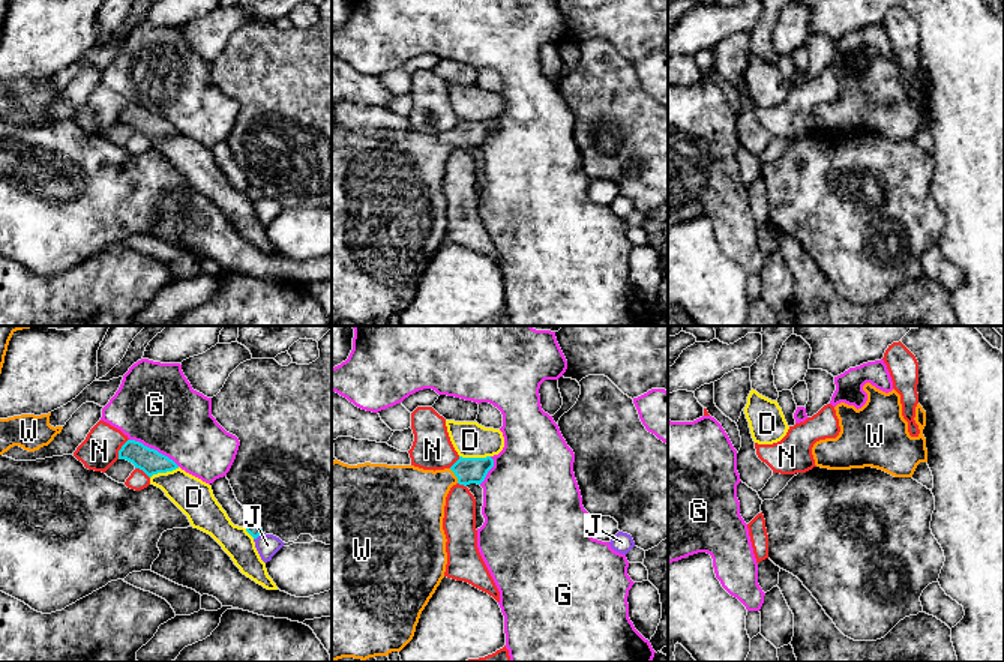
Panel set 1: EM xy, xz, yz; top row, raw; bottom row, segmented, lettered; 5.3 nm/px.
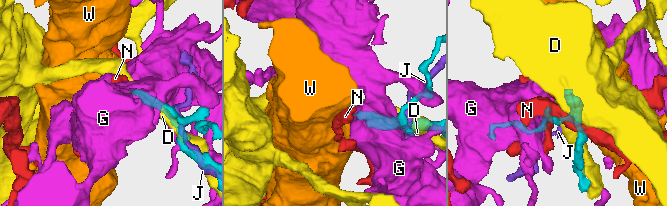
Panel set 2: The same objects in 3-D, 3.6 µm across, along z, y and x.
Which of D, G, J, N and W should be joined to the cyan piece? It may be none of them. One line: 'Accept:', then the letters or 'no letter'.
Accept: W

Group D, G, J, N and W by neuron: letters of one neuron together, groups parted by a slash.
D / G / J / N / W

